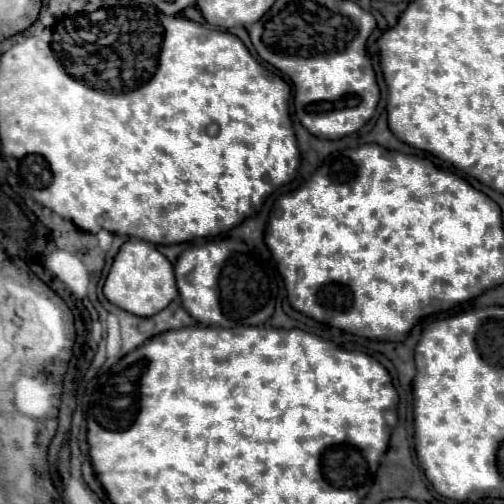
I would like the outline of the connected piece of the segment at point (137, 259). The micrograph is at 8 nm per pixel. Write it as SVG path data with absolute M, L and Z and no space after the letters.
M128 240L114 256L112 268L104 282L104 296L110 304L134 316L154 316L164 310L174 298L178 298L178 288L174 284L174 268L168 258L160 254L152 244L144 240Z

